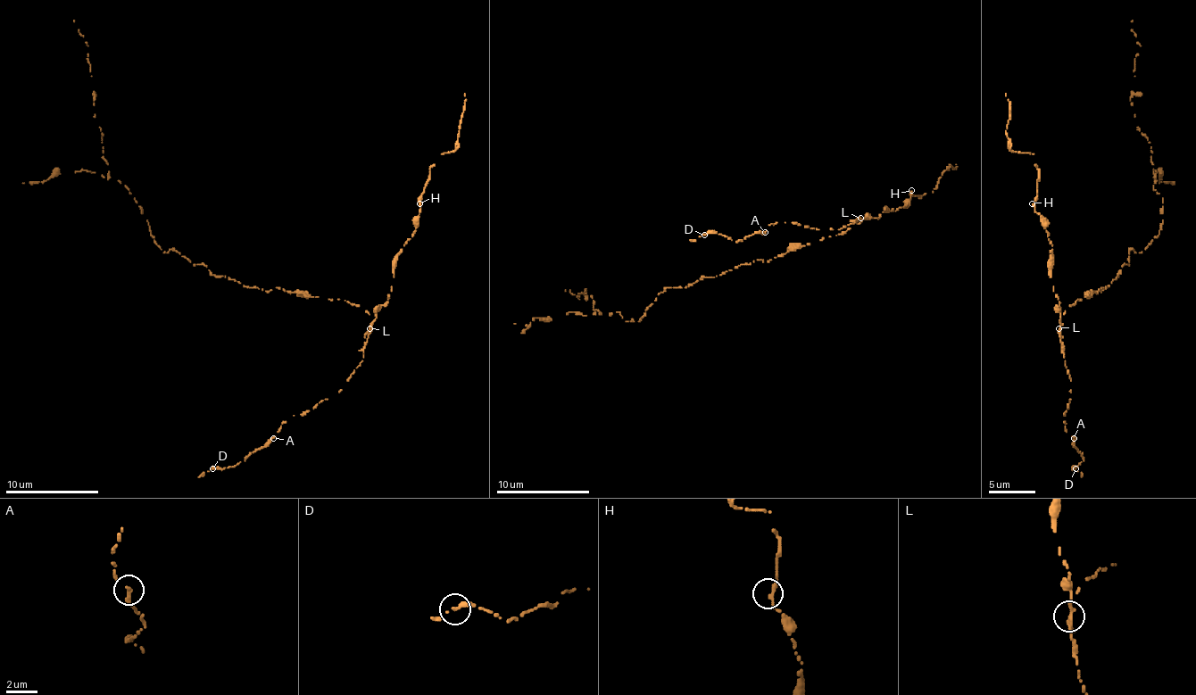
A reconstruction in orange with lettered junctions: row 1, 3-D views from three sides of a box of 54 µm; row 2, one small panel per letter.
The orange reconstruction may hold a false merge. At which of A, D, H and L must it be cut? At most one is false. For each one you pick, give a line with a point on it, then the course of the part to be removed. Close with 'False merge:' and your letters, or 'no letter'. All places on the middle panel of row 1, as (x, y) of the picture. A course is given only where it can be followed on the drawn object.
L: place (860, 218); course (859, 219), (771, 260), (667, 288), (639, 320), (600, 313), (585, 288), (578, 297), (564, 290)
False merge: L

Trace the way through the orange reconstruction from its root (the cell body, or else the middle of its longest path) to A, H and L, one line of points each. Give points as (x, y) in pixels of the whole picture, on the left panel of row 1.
A: (257, 286), (338, 299), (376, 315), (364, 357), (341, 389), (294, 415), (273, 438)
H: (257, 286), (338, 299), (376, 312), (392, 292), (396, 254), (412, 235), (419, 203)
L: (257, 286), (266, 292), (280, 286), (306, 296), (338, 299), (354, 303), (376, 315), (369, 328)

